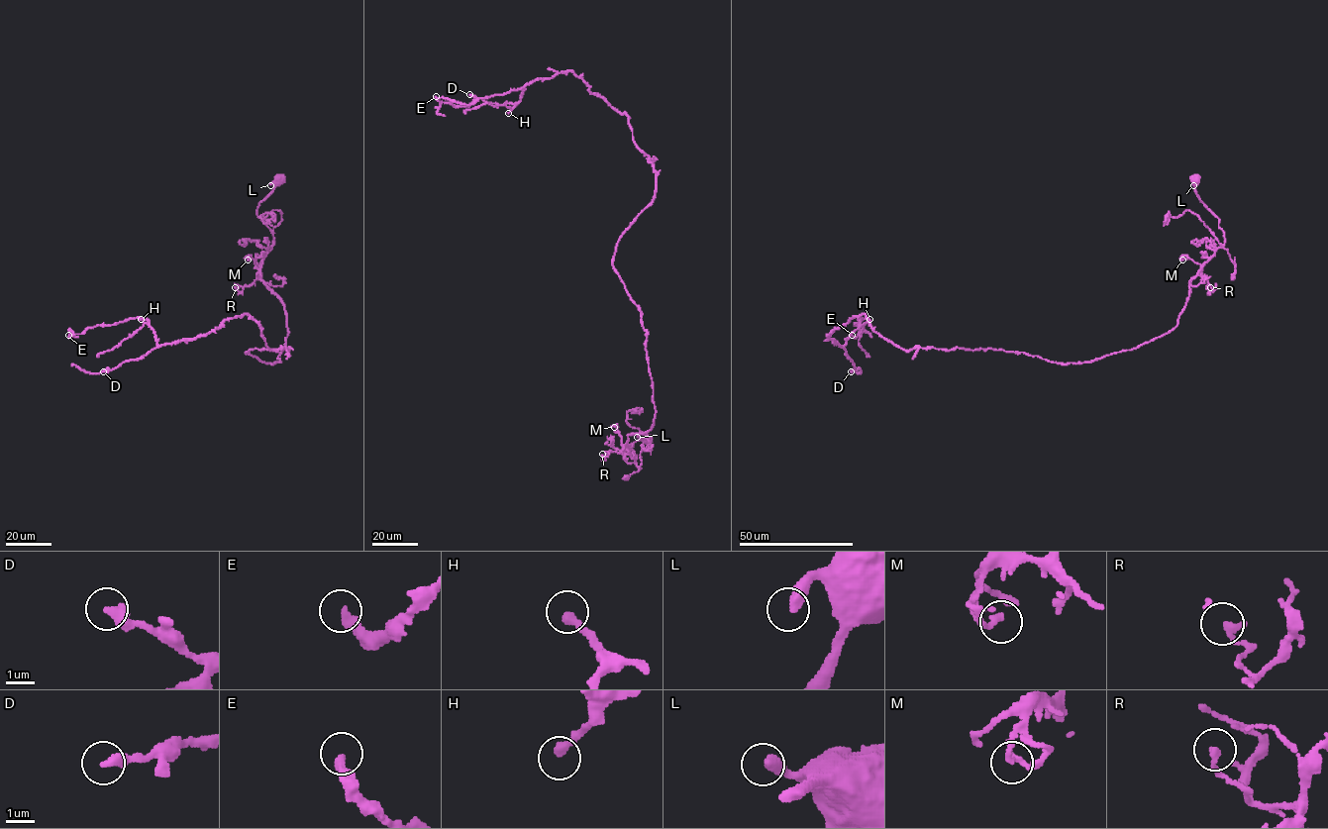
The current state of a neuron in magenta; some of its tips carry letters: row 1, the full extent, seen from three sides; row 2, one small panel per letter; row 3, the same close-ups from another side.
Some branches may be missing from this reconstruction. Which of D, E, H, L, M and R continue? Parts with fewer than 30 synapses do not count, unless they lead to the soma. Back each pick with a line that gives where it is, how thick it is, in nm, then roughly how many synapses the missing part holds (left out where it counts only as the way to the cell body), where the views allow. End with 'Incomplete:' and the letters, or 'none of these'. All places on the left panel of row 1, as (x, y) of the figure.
H: (141, 319) | 280 nm | 45 syn
Incomplete: H

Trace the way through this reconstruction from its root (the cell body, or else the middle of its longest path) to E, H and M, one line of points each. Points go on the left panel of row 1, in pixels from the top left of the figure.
E: (278, 179), (257, 216), (279, 362), (246, 352), (289, 348), (245, 314), (158, 346), (139, 317), (68, 335)
H: (278, 179), (257, 216), (279, 362), (246, 352), (289, 348), (245, 314), (158, 346), (141, 319)
M: (278, 179), (257, 207), (257, 216), (270, 230), (273, 244), (258, 268), (250, 256), (248, 259)

